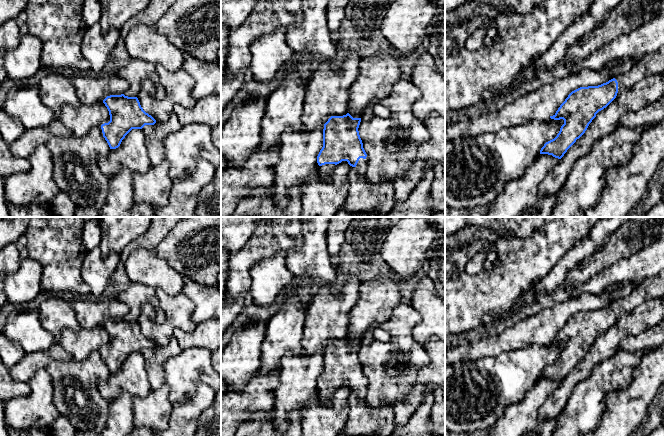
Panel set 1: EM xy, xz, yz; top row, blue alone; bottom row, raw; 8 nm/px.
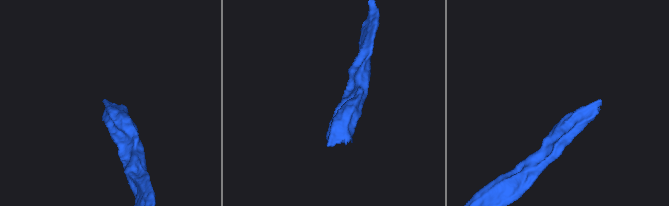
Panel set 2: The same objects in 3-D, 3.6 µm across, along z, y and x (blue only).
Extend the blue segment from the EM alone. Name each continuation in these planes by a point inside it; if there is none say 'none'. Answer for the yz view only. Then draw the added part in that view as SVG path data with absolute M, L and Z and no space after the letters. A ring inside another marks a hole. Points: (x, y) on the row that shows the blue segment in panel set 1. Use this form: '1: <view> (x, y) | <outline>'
1: yz (651, 64) | M664 47L645 55L630 71L618 76L618 91L630 89L641 80L664 73Z

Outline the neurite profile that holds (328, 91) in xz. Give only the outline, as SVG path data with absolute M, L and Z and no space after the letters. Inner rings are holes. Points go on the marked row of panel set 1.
M356 53L346 56L337 70L324 62L307 84L302 114L303 129L311 131L323 126L331 116L349 111L350 88L360 73L361 59Z

